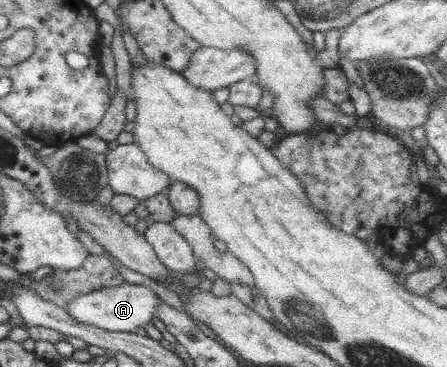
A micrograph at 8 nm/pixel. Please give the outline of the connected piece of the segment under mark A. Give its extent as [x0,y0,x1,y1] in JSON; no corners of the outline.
[65,282,161,333]

